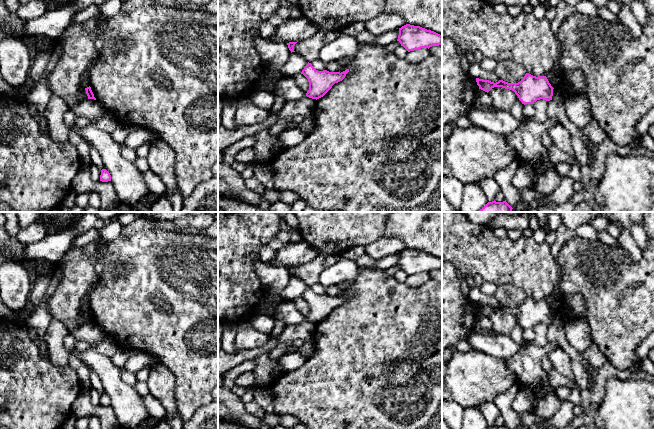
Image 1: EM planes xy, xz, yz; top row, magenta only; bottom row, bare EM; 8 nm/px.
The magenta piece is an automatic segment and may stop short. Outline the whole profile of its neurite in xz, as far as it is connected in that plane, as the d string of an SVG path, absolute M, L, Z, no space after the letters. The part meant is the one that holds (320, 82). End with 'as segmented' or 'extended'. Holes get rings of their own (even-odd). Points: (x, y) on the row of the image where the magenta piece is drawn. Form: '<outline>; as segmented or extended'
M308 62L301 72L309 82L309 90L306 96L316 100L323 97L335 83L342 81L348 72L349 69L341 73L327 70L318 71Z; as segmented

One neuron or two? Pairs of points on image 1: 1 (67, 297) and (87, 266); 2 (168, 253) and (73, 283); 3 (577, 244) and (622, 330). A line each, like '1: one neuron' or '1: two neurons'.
1: one neuron
2: two neurons
3: one neuron

